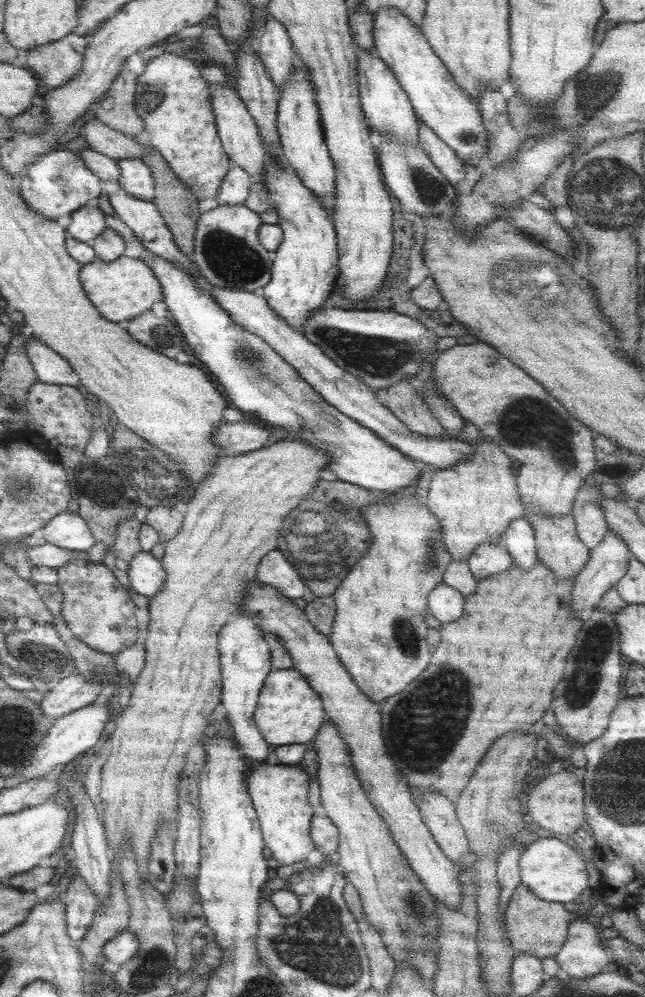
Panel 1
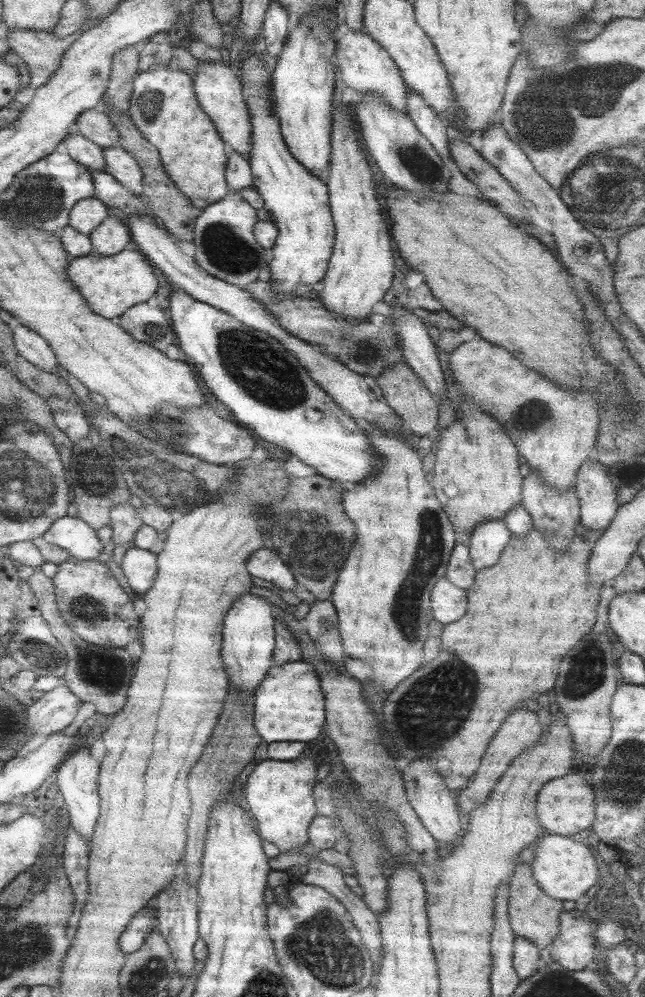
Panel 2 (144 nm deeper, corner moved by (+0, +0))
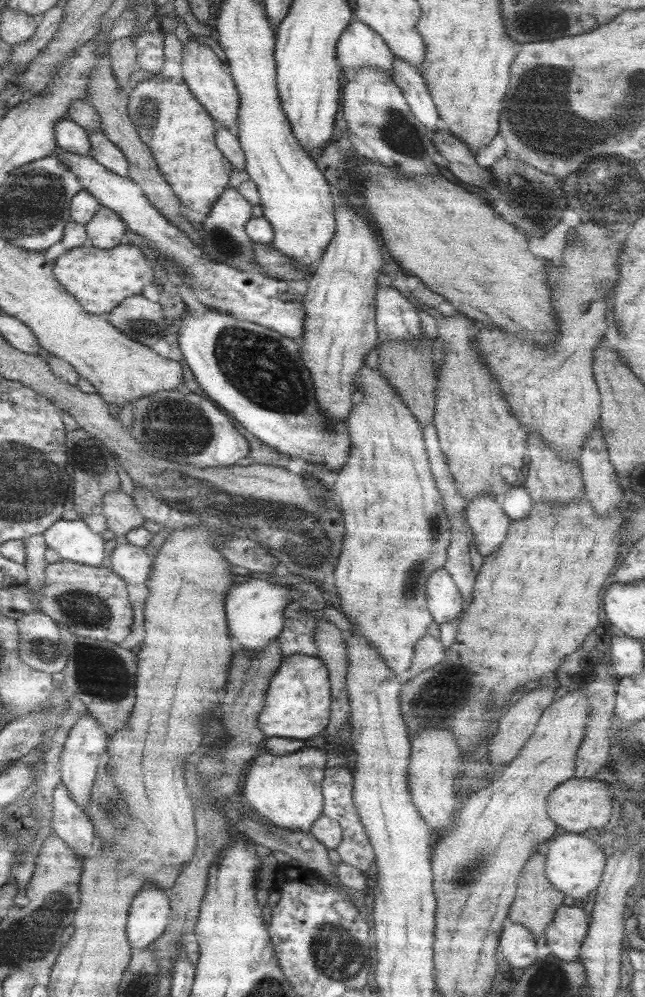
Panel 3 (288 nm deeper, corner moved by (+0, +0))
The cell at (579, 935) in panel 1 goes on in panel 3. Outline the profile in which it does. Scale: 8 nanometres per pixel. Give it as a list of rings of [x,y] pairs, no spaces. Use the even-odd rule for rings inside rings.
[[[559,906],[545,930],[551,958],[573,964],[579,962],[579,950],[589,928],[589,914],[575,906]]]

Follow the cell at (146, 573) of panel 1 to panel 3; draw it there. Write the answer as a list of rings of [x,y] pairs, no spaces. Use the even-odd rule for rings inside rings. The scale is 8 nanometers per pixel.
[[[119,544],[111,552],[111,572],[115,572],[123,584],[147,584],[153,566],[153,556],[133,544]]]

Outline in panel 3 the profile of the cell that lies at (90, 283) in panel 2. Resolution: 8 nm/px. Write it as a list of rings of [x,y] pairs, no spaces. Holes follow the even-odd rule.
[[[67,222],[63,228],[63,236],[61,242],[55,246],[49,246],[49,250],[45,250],[45,260],[53,260],[53,276],[55,280],[79,302],[79,306],[93,314],[93,316],[107,316],[113,308],[117,308],[123,300],[131,298],[131,296],[141,296],[143,288],[149,286],[153,282],[153,270],[151,264],[145,262],[145,256],[141,254],[141,250],[137,246],[115,246],[111,250],[95,250],[91,244],[87,244],[87,230],[81,224],[75,222]]]

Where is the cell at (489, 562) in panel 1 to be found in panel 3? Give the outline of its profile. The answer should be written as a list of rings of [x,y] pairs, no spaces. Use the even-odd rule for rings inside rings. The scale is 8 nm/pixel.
[[[477,496],[465,506],[465,524],[473,532],[475,550],[483,560],[499,550],[511,524],[499,504],[497,496]]]

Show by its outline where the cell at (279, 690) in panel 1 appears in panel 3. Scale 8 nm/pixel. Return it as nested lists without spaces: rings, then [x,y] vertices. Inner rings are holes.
[[[287,656],[281,666],[269,680],[263,710],[257,716],[257,730],[265,736],[265,748],[273,756],[291,756],[303,748],[303,742],[315,738],[319,732],[325,732],[331,714],[331,696],[329,696],[329,676],[325,664],[315,656]]]

